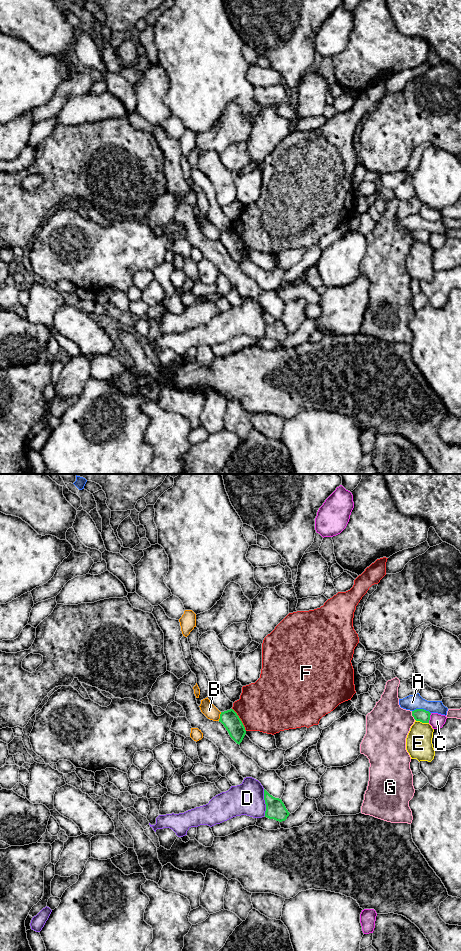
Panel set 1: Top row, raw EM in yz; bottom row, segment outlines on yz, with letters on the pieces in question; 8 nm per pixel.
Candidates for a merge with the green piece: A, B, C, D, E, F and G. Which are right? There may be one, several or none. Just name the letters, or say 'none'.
none

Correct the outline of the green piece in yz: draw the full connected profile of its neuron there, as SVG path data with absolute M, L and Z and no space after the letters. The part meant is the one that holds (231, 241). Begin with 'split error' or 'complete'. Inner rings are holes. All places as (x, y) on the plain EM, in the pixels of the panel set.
complete | M233 229L221 232L219 242L224 245L230 257L240 265L246 250L237 233Z

